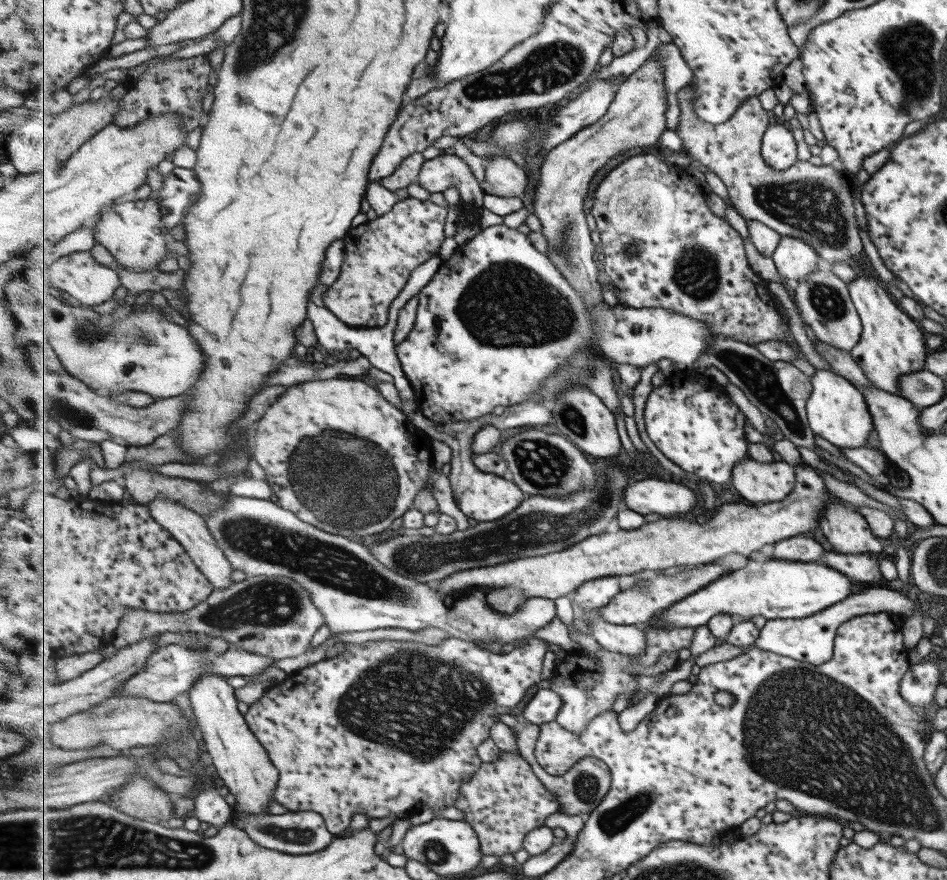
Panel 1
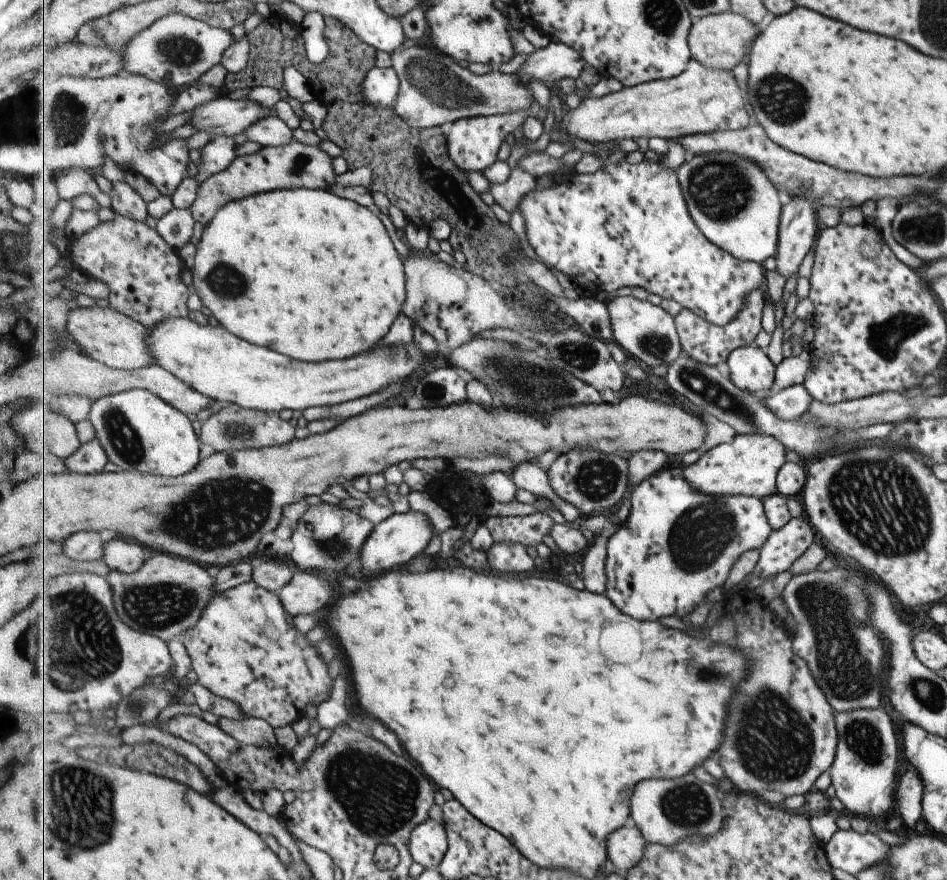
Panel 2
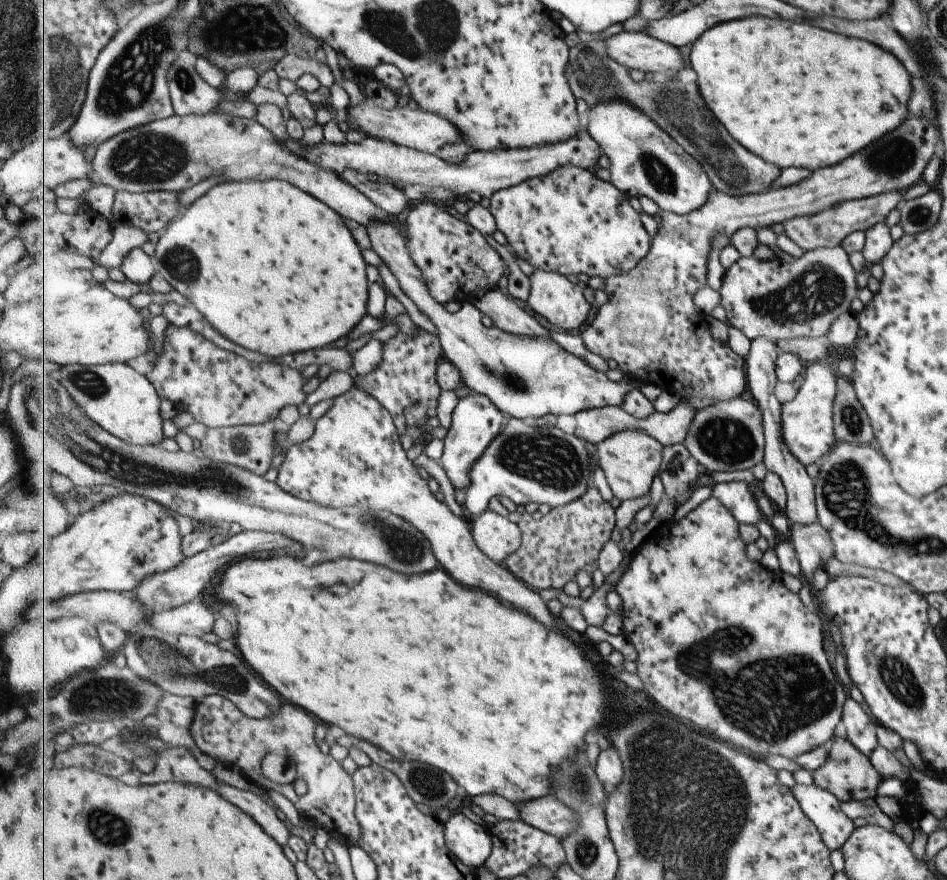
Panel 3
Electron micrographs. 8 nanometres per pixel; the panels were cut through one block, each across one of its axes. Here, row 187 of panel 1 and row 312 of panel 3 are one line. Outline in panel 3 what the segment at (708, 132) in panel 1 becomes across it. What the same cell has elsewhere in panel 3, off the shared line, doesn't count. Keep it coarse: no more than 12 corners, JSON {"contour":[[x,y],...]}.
{"contour":[[840,245],[726,270],[727,324],[751,341],[824,338],[855,298]]}

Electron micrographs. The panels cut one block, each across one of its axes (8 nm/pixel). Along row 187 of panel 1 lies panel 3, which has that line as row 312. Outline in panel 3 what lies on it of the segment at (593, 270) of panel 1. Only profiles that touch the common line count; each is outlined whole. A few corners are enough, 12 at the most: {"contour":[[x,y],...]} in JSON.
{"contour":[[535,269],[528,306],[564,330],[591,314],[583,285]]}

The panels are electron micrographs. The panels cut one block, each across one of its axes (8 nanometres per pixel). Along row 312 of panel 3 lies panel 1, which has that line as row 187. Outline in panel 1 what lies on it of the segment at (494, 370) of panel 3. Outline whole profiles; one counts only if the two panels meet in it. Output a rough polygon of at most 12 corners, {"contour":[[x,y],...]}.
{"contour":[[454,154],[423,163],[418,183],[430,193],[456,187],[464,202],[484,206],[469,164]]}

